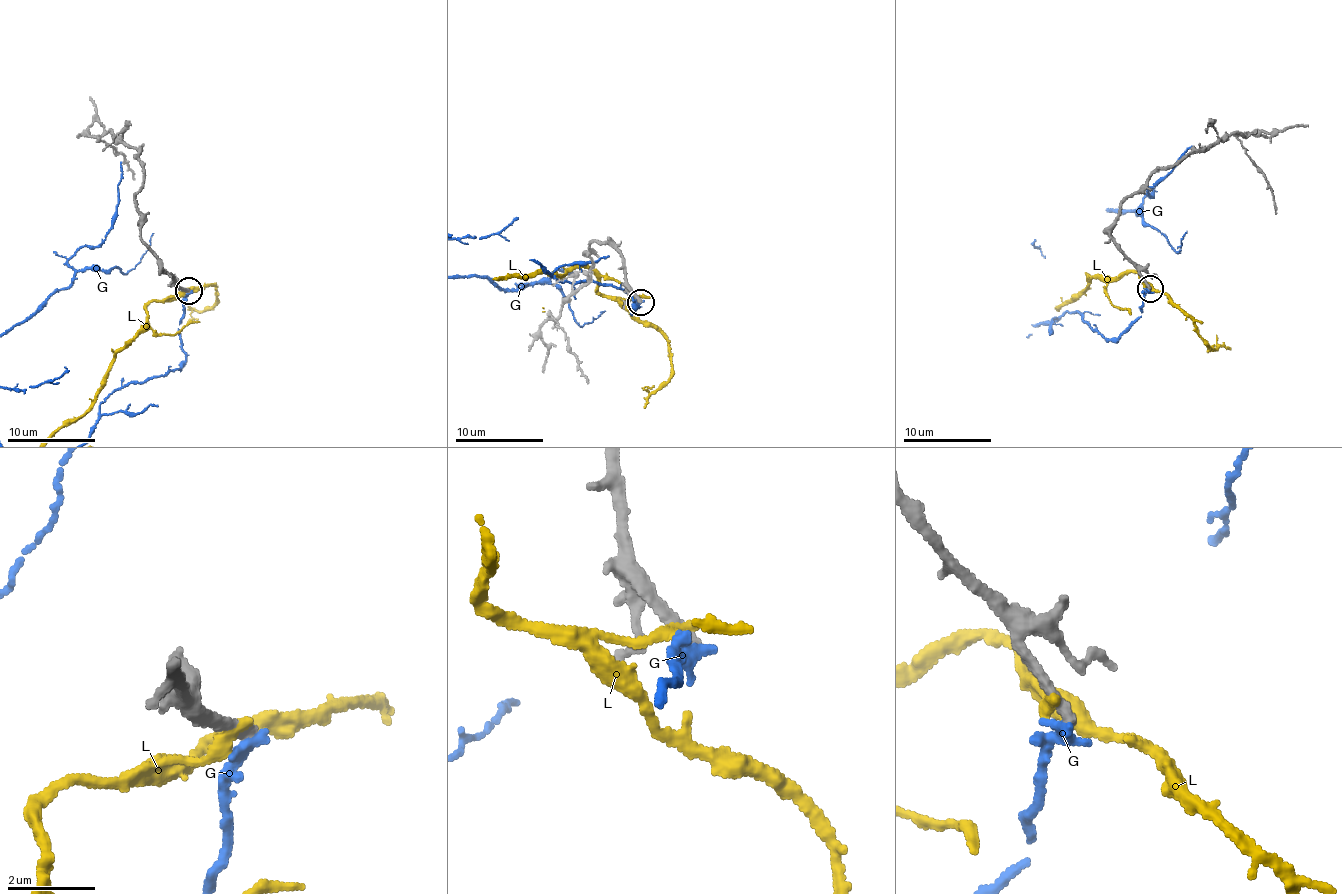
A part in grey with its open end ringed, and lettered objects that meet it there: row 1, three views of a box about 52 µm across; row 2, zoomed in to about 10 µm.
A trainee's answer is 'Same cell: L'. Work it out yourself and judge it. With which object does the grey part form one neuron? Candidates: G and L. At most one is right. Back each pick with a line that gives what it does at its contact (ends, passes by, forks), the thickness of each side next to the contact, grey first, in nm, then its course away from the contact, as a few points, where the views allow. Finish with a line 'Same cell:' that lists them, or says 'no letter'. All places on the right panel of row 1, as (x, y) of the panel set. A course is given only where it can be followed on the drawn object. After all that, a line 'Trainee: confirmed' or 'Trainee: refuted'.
Same cell: no letter
Trainee: refuted

